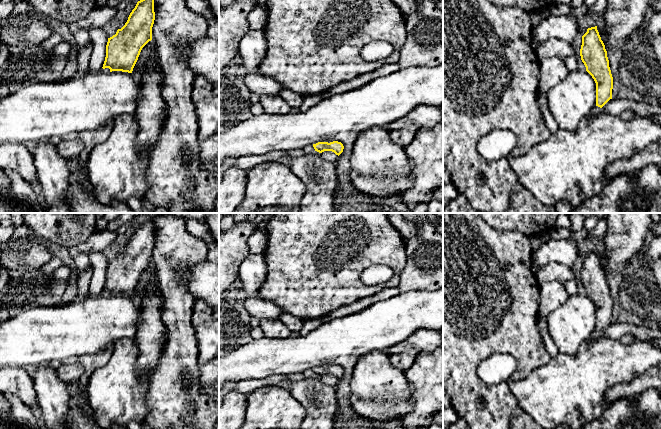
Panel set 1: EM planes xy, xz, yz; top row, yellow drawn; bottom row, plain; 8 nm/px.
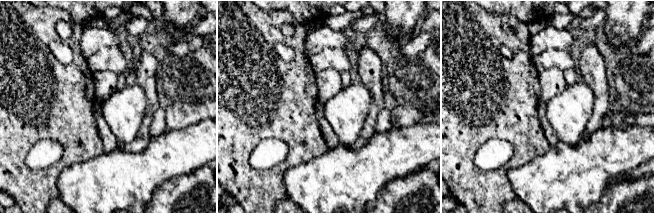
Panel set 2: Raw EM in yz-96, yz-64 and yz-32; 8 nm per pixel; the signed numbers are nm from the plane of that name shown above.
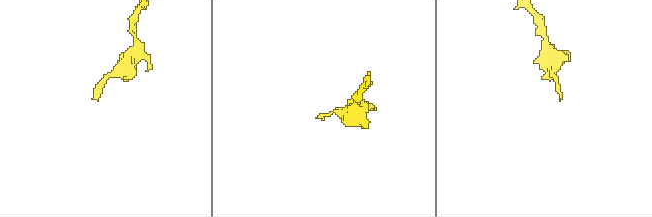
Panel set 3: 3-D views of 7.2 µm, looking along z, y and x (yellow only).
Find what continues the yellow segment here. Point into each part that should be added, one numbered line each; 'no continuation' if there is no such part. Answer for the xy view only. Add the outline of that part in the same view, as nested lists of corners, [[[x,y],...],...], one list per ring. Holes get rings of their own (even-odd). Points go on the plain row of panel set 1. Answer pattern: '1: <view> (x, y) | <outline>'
no continuation

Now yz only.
1: yz (596, 335) | [[[595,330],[594,332],[593,332],[593,334],[592,334],[592,336],[591,336],[591,340],[593,340],[593,341],[597,341],[597,340],[599,340],[599,339],[601,339],[601,338],[603,338],[603,334],[602,334],[602,332],[600,332],[600,331],[598,331],[598,330]]]

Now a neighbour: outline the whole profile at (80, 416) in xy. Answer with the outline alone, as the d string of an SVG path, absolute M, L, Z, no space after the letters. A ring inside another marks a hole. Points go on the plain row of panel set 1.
M78 381L67 384L69 391L69 412L65 420L68 429L106 429L97 425L85 399L84 392L80 389Z

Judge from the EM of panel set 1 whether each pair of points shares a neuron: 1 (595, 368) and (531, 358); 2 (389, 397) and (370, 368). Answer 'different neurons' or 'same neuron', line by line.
1: different neurons
2: same neuron

